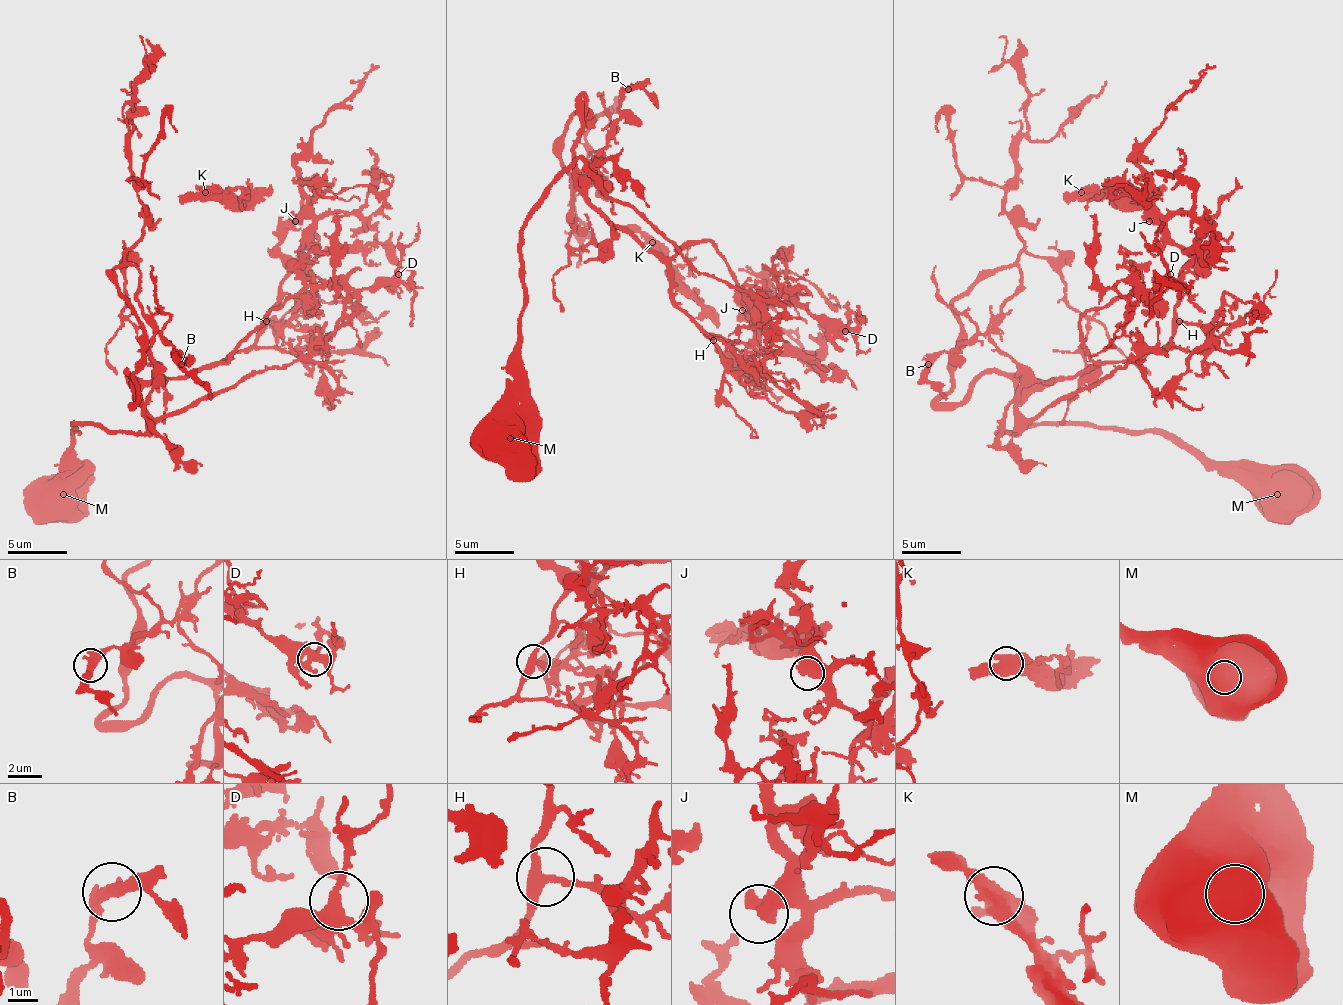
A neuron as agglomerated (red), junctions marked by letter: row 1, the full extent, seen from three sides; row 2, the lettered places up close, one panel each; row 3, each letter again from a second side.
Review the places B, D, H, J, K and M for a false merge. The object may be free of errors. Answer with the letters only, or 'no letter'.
no letter

